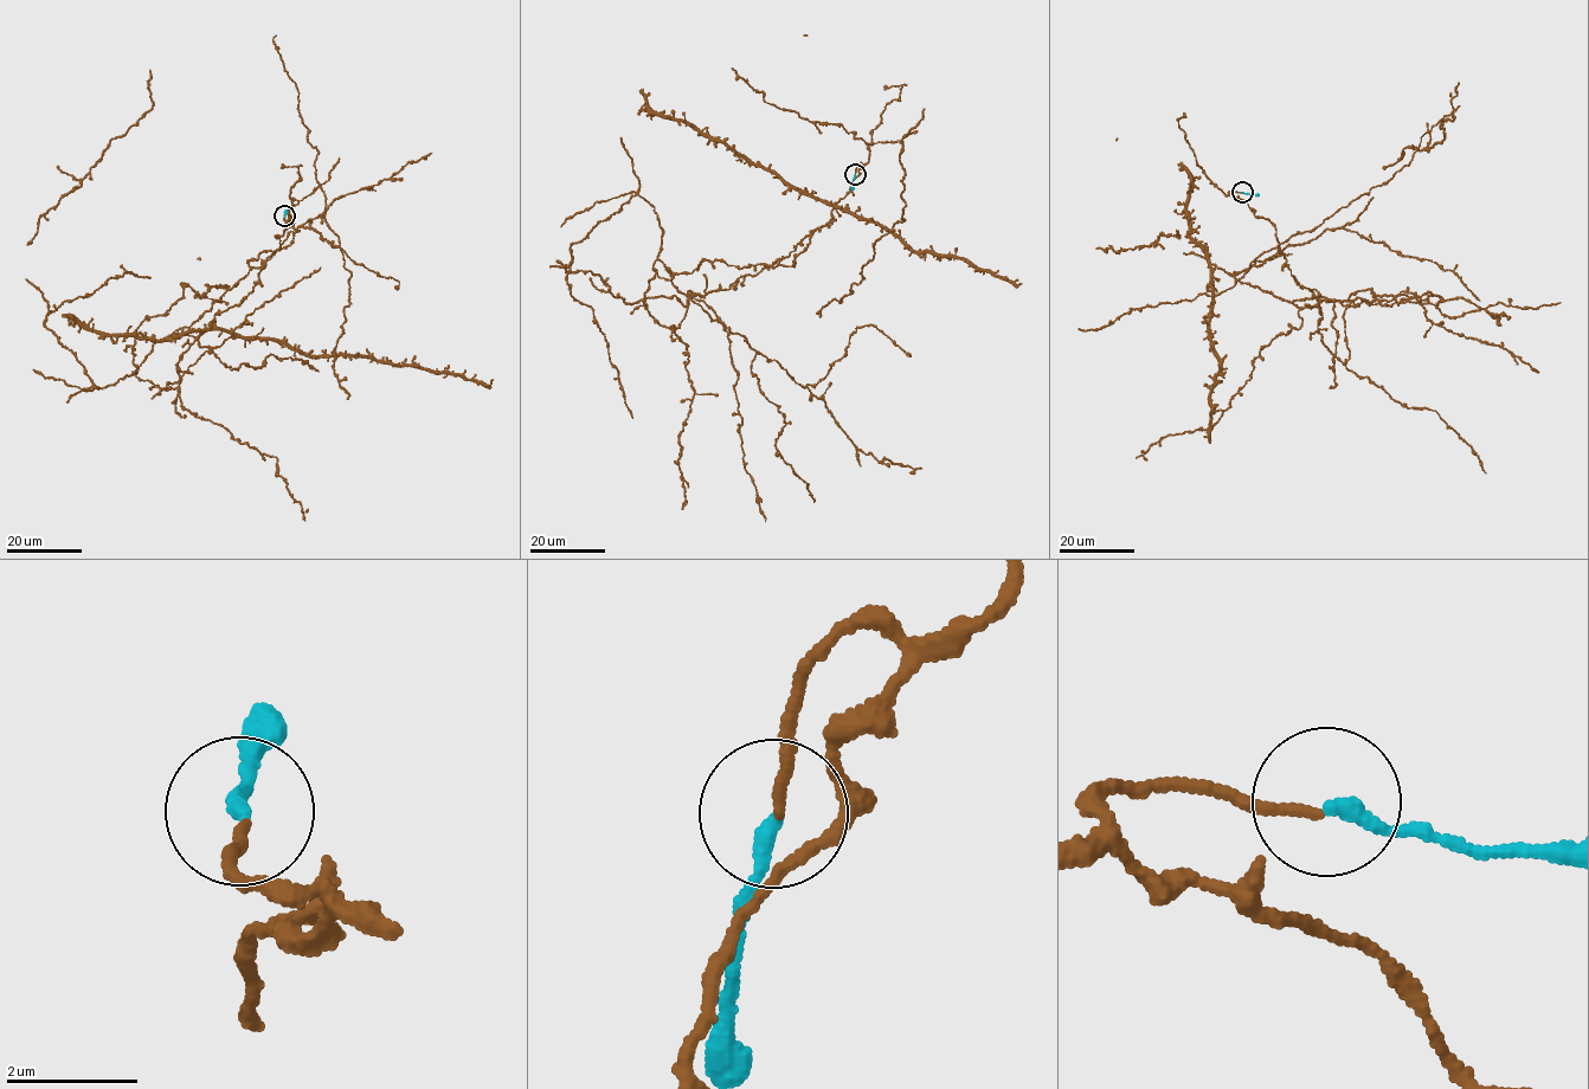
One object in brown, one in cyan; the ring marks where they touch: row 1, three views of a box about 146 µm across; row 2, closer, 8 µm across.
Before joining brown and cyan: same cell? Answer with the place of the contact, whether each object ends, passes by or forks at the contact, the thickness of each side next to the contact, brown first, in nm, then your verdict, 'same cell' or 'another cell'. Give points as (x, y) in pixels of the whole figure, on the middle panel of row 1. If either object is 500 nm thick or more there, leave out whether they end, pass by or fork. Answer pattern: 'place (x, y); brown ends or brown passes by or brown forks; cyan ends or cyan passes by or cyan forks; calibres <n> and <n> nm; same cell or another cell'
place (855, 174); brown ends; cyan ends; calibres 140 and 240 nm; same cell

